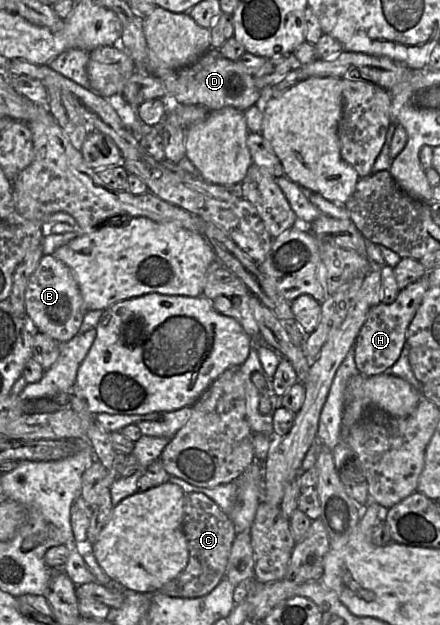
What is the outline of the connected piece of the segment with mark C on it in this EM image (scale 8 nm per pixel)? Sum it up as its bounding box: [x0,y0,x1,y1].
[158,492,236,598]

